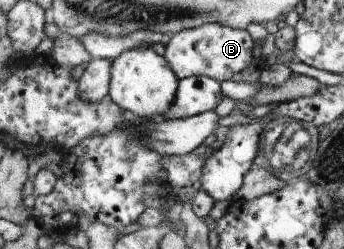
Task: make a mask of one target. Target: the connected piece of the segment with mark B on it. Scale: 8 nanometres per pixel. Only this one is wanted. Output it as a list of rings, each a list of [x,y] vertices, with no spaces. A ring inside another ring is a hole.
[[[209,23],[179,31],[165,46],[164,56],[180,79],[206,75],[221,83],[229,81],[233,74],[245,70],[253,62],[253,43],[253,36],[246,29]]]

